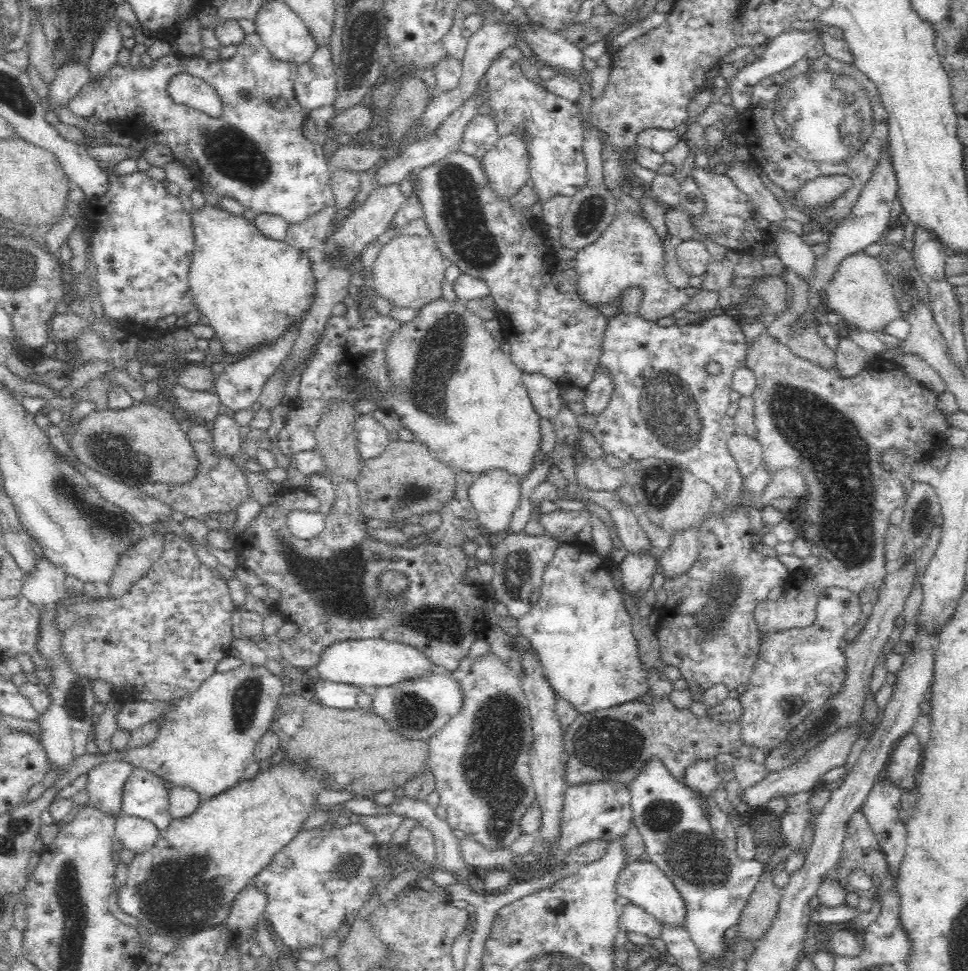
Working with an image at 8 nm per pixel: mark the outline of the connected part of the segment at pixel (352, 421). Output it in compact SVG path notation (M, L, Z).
M342 402L342 404L330 408L330 412L326 414L317 430L314 431L315 439L317 440L317 450L323 460L321 474L329 477L335 483L343 480L346 480L346 482L356 482L360 472L362 472L362 468L366 466L366 459L360 457L358 441L354 431L357 417L352 405L348 402Z

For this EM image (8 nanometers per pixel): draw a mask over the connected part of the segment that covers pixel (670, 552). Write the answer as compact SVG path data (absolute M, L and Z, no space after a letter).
M694 530L678 532L670 537L672 546L661 554L660 562L665 580L675 580L684 576L696 562L699 552L698 534Z

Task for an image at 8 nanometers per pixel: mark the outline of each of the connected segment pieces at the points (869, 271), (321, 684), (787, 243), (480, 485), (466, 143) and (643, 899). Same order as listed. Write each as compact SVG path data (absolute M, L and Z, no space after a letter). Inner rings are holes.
M860 252L842 260L840 266L842 270L835 275L832 283L826 288L824 302L848 328L860 332L884 333L890 322L905 318L906 312L902 311L898 299L894 297L893 287L886 279L876 257Z
M321 679L314 688L314 701L320 705L340 710L353 709L360 690L350 684Z
M778 231L778 256L782 262L796 272L800 278L808 280L812 276L815 254L798 234L790 231Z
M490 470L475 477L468 496L484 531L508 532L512 514L520 502L520 483L504 470Z
M478 113L464 127L460 151L480 161L486 152L495 149L496 142L500 138L493 120L488 115Z
M644 858L627 862L620 871L616 890L618 896L630 900L634 907L642 908L642 911L654 916L662 926L685 928L688 910L681 893L670 880L670 877L665 875L653 862Z

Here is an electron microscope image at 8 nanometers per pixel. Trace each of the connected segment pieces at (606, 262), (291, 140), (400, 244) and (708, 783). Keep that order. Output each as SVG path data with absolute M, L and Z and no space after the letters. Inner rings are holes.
M623 207L619 208L613 224L590 246L576 256L578 284L573 287L575 296L594 312L600 306L620 306L621 297L629 289L642 289L637 313L644 319L657 321L670 316L676 309L685 308L689 297L683 289L675 288L664 269L663 241L645 218Z
M256 32L245 34L242 42L237 46L237 51L228 59L221 59L217 62L208 62L208 60L203 57L190 58L186 56L178 55L176 52L171 52L169 55L163 55L161 58L154 59L154 62L150 66L142 66L140 64L131 64L126 59L122 59L117 62L114 66L111 66L106 73L101 77L92 77L74 96L67 100L66 106L68 110L78 116L78 118L90 118L90 116L96 116L99 122L107 122L110 124L111 128L115 132L119 132L121 135L126 135L131 139L142 140L146 144L147 148L151 148L155 145L162 145L172 153L173 161L182 164L182 166L188 168L188 171L192 173L193 178L204 186L208 190L212 190L216 196L220 199L222 196L228 196L236 202L240 202L244 206L245 210L252 210L258 215L270 214L275 215L282 220L284 220L288 225L297 225L306 221L309 217L318 213L322 208L326 206L334 206L336 201L334 201L334 194L331 188L331 174L328 164L326 163L324 150L306 150L308 146L308 140L303 136L304 120L310 117L309 111L305 109L300 101L296 98L295 92L293 91L293 78L295 76L295 67L289 62L280 61L276 58L272 58L272 55L268 52L268 49L264 46L260 35ZM178 74L191 74L192 76L197 76L202 78L214 87L214 90L218 93L221 98L221 103L223 104L223 111L219 117L213 117L206 113L199 112L194 108L190 108L184 104L178 104L174 102L174 99L170 97L167 88L170 84L170 80ZM242 92L247 92L248 97L244 97ZM270 98L282 98L288 103L288 108L286 109L276 109L272 105Z
M397 233L377 254L373 262L374 291L394 306L420 309L442 295L442 282L447 262L438 248L435 237Z
M694 760L683 773L683 783L702 795L710 795L724 785L715 772L715 760Z

